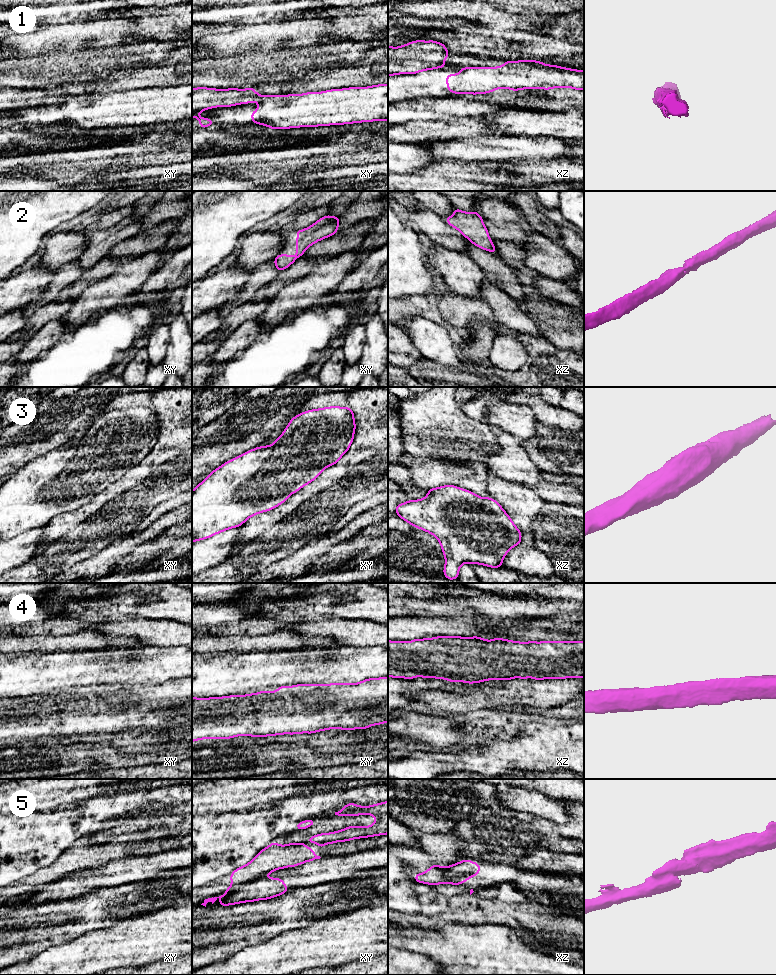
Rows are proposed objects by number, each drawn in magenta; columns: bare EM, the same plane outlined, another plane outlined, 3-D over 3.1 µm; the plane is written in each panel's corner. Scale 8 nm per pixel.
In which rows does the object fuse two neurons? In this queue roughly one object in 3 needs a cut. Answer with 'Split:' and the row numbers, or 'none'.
Split: 5

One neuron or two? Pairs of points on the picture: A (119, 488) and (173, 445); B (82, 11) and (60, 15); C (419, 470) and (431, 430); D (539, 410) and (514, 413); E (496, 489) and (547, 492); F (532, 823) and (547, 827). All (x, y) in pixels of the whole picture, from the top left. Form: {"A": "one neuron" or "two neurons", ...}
{"A": "one neuron", "B": "one neuron", "C": "two neurons", "D": "two neurons", "E": "two neurons", "F": "one neuron"}

